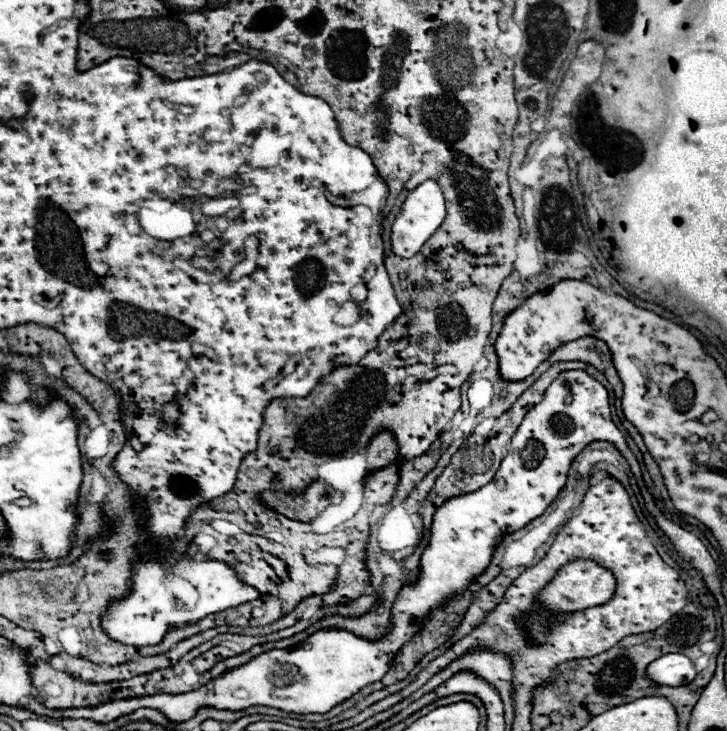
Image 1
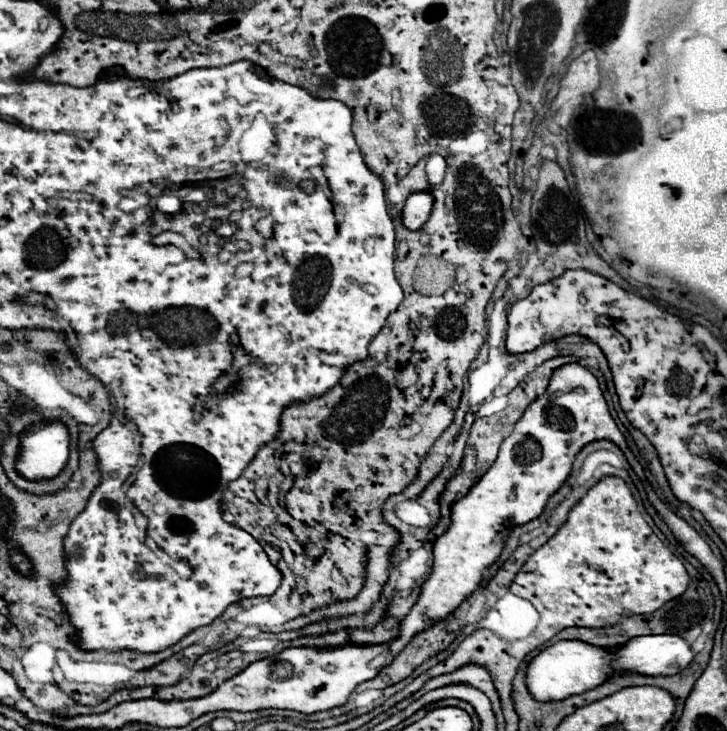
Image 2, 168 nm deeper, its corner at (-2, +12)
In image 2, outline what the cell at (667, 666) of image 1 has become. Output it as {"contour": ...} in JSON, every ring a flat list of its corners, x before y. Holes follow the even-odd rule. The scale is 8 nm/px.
{"contour":[[674,634,660,636,638,636,616,652,606,652,602,648,590,646,578,640,560,640,546,650,542,650,526,670,526,686,530,694,540,700,564,700,574,694,582,694,600,686,612,672,638,672,646,676,670,676,682,672,694,658,690,646]]}

